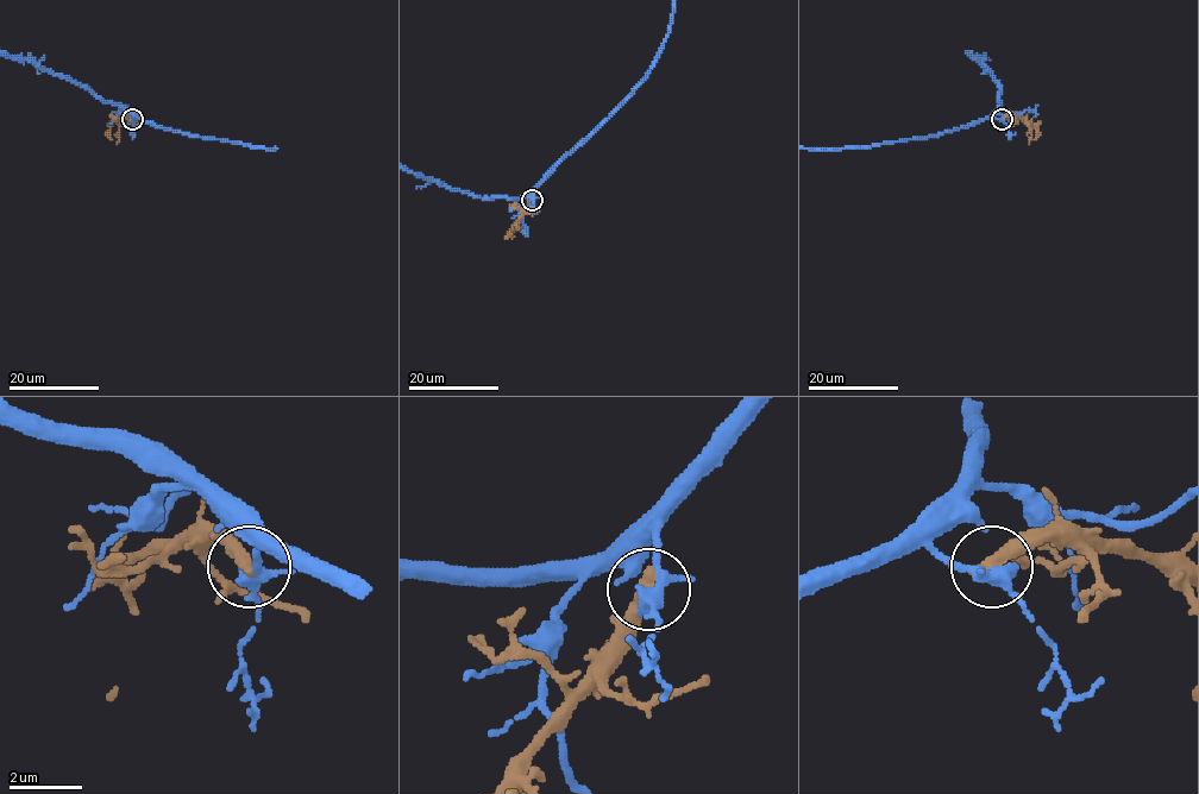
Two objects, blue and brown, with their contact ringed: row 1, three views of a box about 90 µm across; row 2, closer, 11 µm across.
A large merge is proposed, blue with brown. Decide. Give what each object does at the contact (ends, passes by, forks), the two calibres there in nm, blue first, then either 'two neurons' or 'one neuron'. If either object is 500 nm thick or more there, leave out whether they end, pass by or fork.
blue passes by | brown ends | 360/420 nm | two neurons

